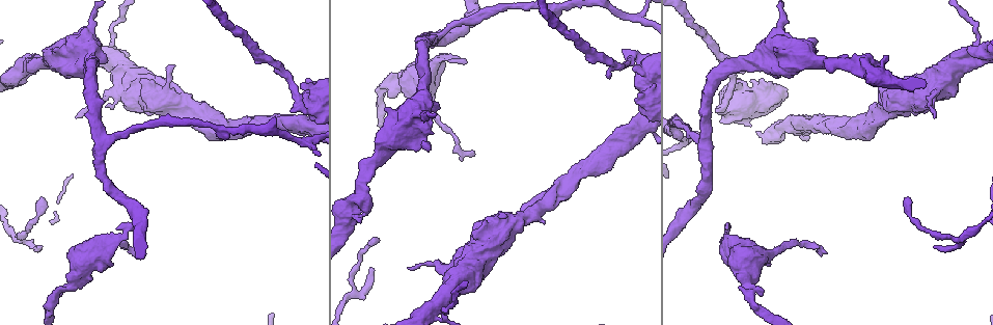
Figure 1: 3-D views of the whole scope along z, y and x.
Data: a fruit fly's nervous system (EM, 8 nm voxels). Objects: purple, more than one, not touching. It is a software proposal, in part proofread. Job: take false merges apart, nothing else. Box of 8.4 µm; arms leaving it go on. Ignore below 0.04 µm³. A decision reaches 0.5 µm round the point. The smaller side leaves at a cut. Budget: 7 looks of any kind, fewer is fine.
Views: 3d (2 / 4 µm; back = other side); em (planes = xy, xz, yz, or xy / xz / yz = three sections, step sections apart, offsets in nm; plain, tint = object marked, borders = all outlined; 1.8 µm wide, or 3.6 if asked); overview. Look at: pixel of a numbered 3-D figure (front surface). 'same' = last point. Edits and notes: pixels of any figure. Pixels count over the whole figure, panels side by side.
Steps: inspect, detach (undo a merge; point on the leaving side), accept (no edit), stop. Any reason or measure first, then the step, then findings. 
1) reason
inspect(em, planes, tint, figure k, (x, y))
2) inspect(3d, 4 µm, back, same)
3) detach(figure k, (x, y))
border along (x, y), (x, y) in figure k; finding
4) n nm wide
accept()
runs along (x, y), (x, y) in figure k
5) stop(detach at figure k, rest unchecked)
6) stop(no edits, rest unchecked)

four or more arms meet
inspect(3d, 2 µm, figure 1, (439, 300))

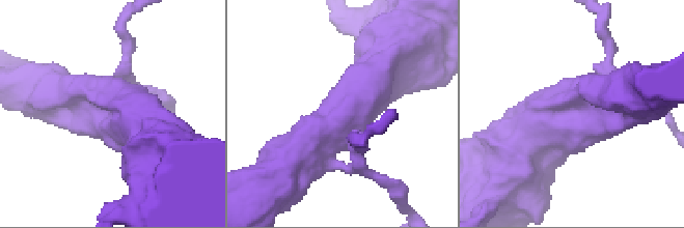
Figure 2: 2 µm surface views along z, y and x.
4 arms; shape alone is not enough
inspect(em, planes, tint, figure 2, (582, 98))

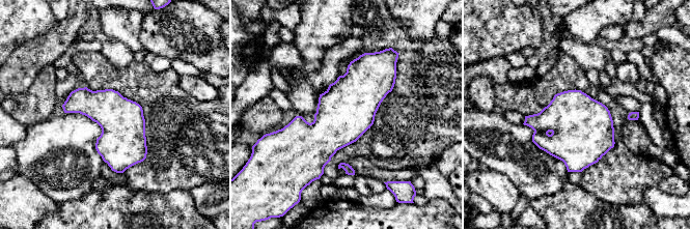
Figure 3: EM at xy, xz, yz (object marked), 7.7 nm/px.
accept()
all the same neuron

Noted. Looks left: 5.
calibre changes
inspect(em, 3.6 µm, yz, step 16, tint, figure 1, (421, 98))

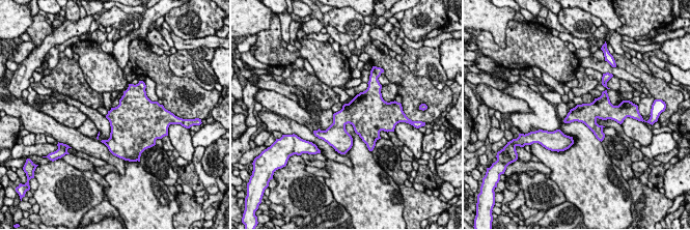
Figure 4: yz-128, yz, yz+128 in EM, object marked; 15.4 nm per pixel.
cut it another way
inspect(em, 3.6 µm, planes, tint, same)

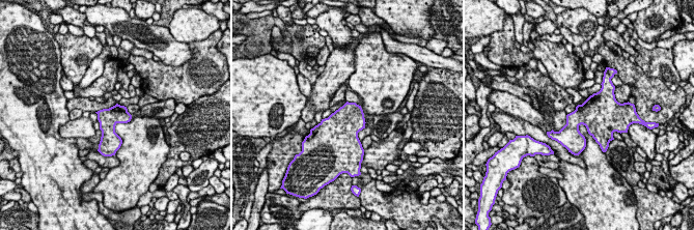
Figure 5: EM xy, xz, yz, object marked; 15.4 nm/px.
accept()
continuous, no second neuron

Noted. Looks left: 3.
inspect(3d, 2 µm, back, figure 1, (638, 19))

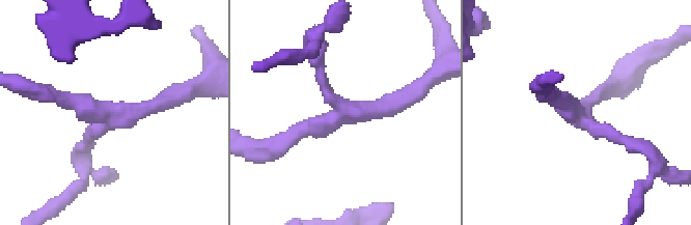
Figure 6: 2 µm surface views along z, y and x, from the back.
need the tissue
inspect(em, planes, borders, figure 6, (113, 112))

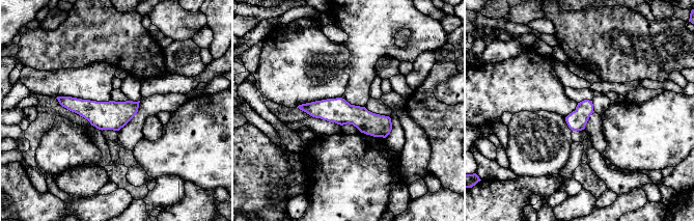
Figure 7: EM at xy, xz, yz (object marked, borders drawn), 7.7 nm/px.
150 nm wide
accept()
runs along (302, 107), (338, 110), (389, 127) in figure 7; all the same neuron

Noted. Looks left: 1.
stop(no edits, rest unchecked)

